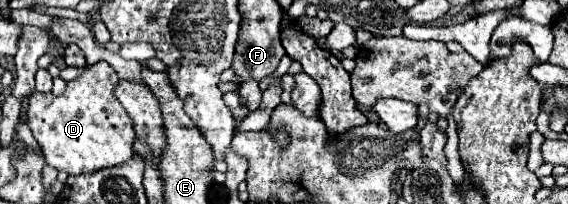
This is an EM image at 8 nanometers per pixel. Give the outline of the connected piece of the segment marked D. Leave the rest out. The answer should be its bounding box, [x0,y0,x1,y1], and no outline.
[28,61,136,175]

